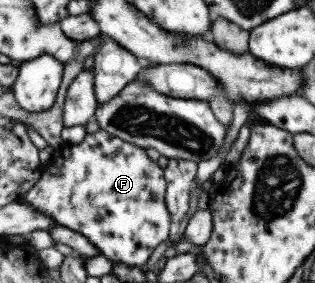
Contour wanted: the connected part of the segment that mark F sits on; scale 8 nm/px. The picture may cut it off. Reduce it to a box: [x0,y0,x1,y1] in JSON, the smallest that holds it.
[21,130,171,267]

